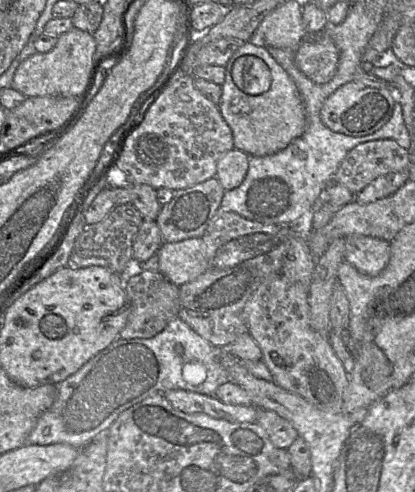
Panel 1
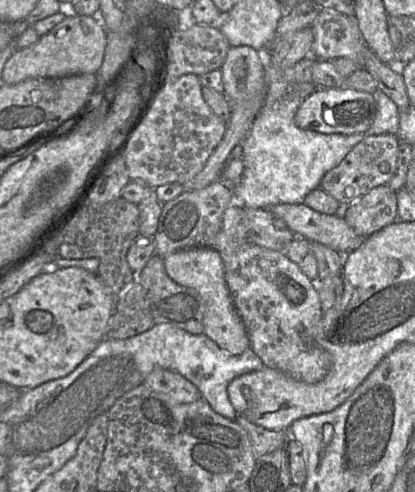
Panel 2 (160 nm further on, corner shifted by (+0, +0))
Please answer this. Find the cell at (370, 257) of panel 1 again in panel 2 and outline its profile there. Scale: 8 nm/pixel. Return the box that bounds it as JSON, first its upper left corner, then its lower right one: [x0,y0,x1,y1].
[269,204,365,254]

